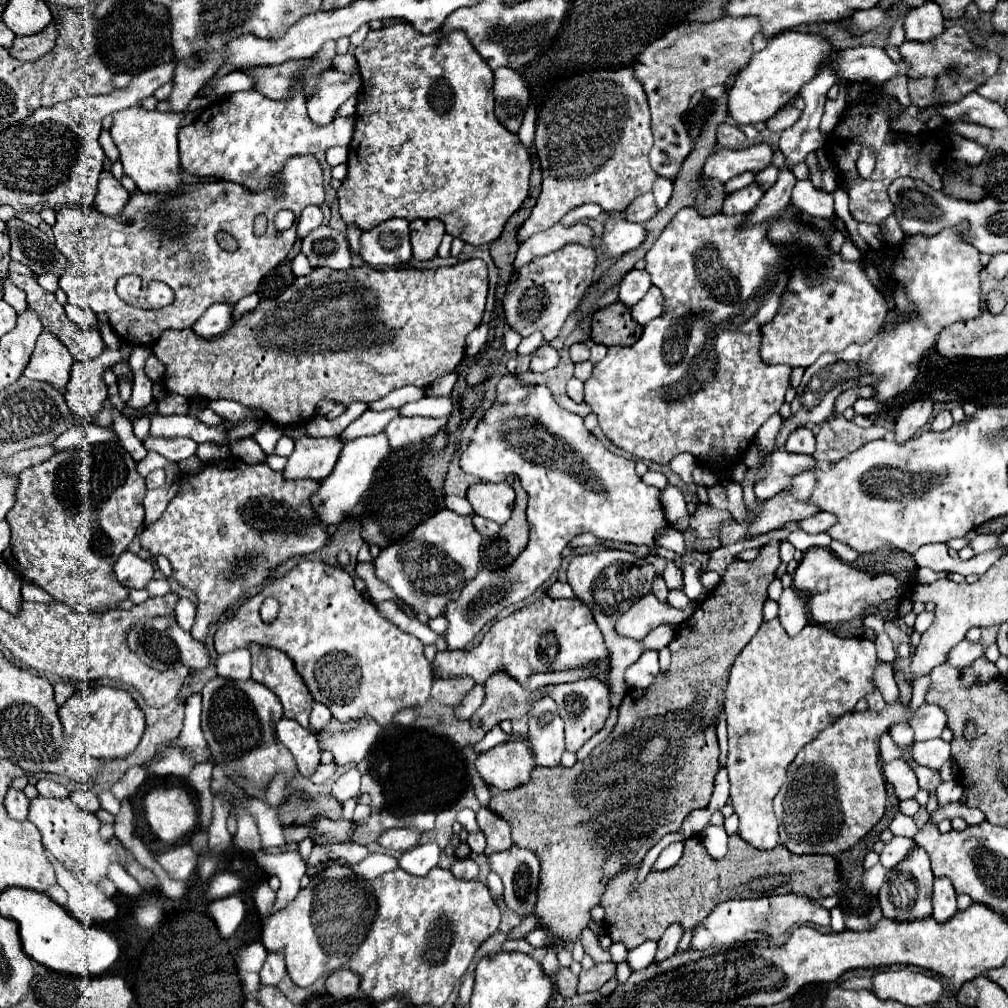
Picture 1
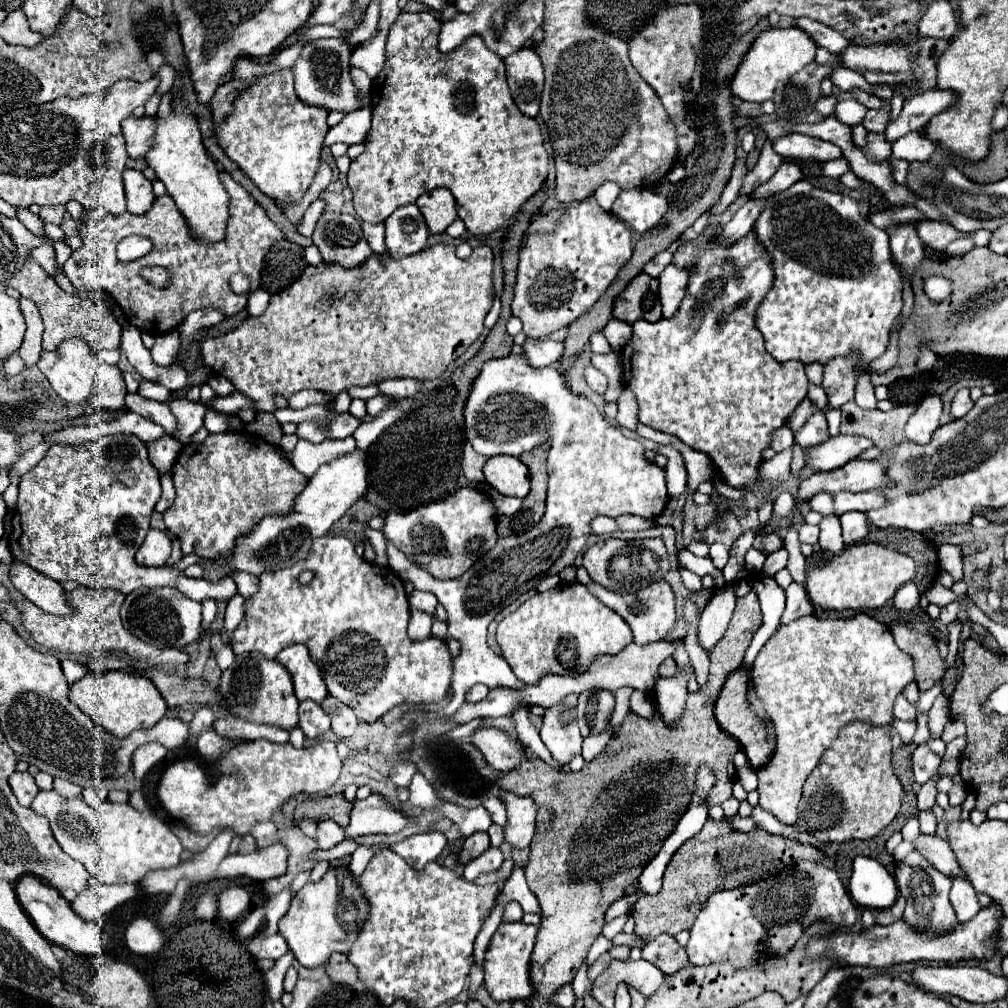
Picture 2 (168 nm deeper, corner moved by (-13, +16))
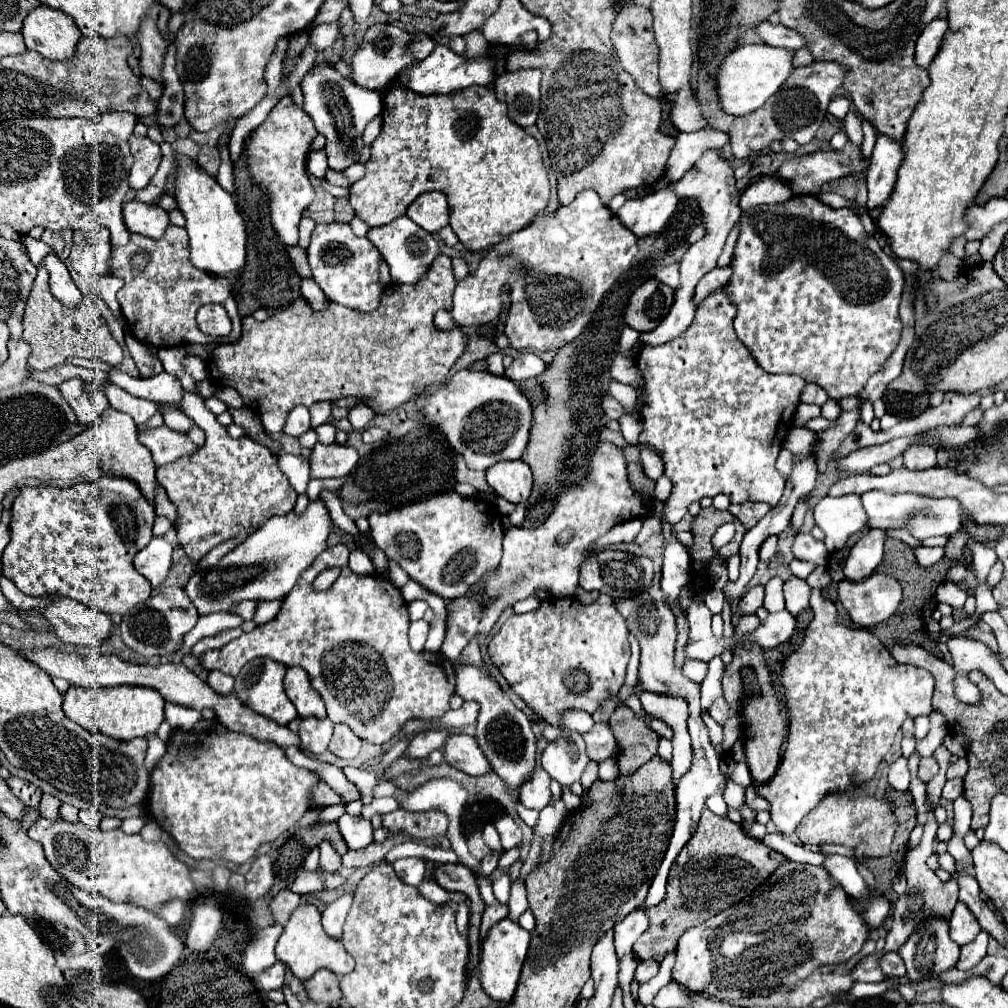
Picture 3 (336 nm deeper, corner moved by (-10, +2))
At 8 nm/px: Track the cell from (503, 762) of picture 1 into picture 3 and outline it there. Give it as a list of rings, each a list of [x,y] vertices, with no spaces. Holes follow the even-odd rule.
[[[453,734],[453,738],[449,738],[443,746],[443,752],[447,764],[455,766],[457,770],[469,776],[483,776],[491,772],[491,764],[483,756],[483,750],[479,750],[479,744],[473,736]]]

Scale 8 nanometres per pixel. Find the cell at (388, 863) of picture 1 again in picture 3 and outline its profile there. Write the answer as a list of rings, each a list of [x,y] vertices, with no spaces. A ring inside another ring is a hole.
[[[345,892],[343,896],[339,896],[335,902],[331,902],[325,912],[323,912],[323,930],[329,934],[329,936],[341,936],[343,932],[343,922],[345,922],[345,916],[351,908],[351,902],[353,902],[353,896],[349,892]]]

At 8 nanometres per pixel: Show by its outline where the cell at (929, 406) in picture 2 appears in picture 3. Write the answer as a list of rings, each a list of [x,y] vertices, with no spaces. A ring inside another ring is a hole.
[[[923,442],[923,446],[909,446],[909,450],[903,454],[905,458],[905,468],[909,470],[927,470],[937,466],[937,450],[935,446],[927,446],[927,442]]]

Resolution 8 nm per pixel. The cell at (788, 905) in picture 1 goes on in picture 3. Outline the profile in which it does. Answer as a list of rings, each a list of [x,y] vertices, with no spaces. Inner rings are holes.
[[[785,862],[781,864],[769,878],[767,882],[763,882],[759,888],[753,890],[753,894],[749,894],[747,898],[739,900],[737,904],[729,906],[727,910],[719,912],[717,916],[705,920],[703,924],[699,926],[693,926],[691,930],[687,930],[679,944],[677,944],[677,960],[675,960],[675,966],[673,966],[673,978],[679,982],[679,984],[685,984],[689,990],[699,990],[701,994],[709,994],[709,996],[715,996],[715,998],[721,998],[721,1000],[737,1000],[737,998],[743,998],[743,996],[767,996],[769,992],[777,992],[777,990],[785,990],[785,988],[791,988],[795,986],[801,978],[807,978],[815,966],[823,966],[823,964],[841,964],[841,962],[847,962],[851,956],[855,956],[863,942],[869,938],[869,926],[865,924],[865,920],[861,918],[861,914],[857,910],[853,910],[853,906],[849,904],[849,898],[845,894],[845,890],[821,868],[821,866],[811,866],[811,864],[797,864],[797,862]]]

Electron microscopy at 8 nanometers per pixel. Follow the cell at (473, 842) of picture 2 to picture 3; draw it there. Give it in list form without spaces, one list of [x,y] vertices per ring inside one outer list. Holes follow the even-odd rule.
[[[441,864],[435,870],[435,880],[441,888],[449,890],[449,892],[463,892],[469,900],[471,900],[471,964],[469,964],[469,976],[473,974],[473,968],[479,962],[479,924],[481,924],[481,914],[485,910],[485,904],[479,896],[477,884],[475,884],[475,876],[473,870],[467,868],[465,864]]]

